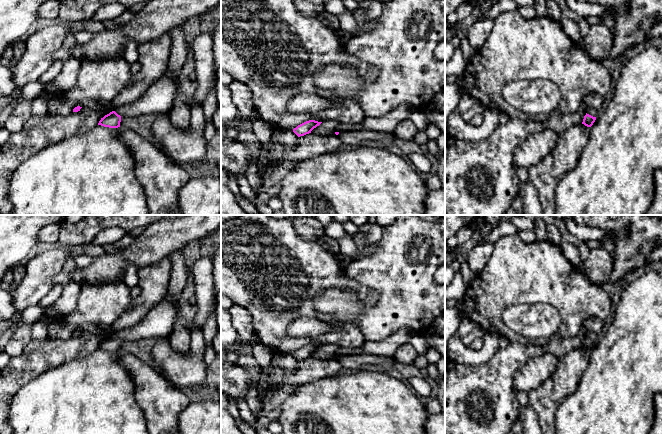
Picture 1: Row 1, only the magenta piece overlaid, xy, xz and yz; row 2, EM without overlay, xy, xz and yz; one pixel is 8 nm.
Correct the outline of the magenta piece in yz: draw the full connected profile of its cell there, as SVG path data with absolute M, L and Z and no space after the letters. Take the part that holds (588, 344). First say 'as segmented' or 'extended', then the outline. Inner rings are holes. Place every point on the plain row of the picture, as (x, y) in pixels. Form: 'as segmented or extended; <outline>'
extended; M587 330L586 339L584 340L582 348L587 351L591 351L598 340L598 336L595 332Z

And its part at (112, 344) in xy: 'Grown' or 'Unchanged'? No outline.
Grown

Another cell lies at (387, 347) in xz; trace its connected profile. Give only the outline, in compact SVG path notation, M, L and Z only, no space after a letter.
M400 328L394 334L379 342L365 341L365 343L357 348L339 348L336 356L353 356L353 355L377 355L385 357L393 357L396 349L409 343L409 340L416 334L410 328Z

